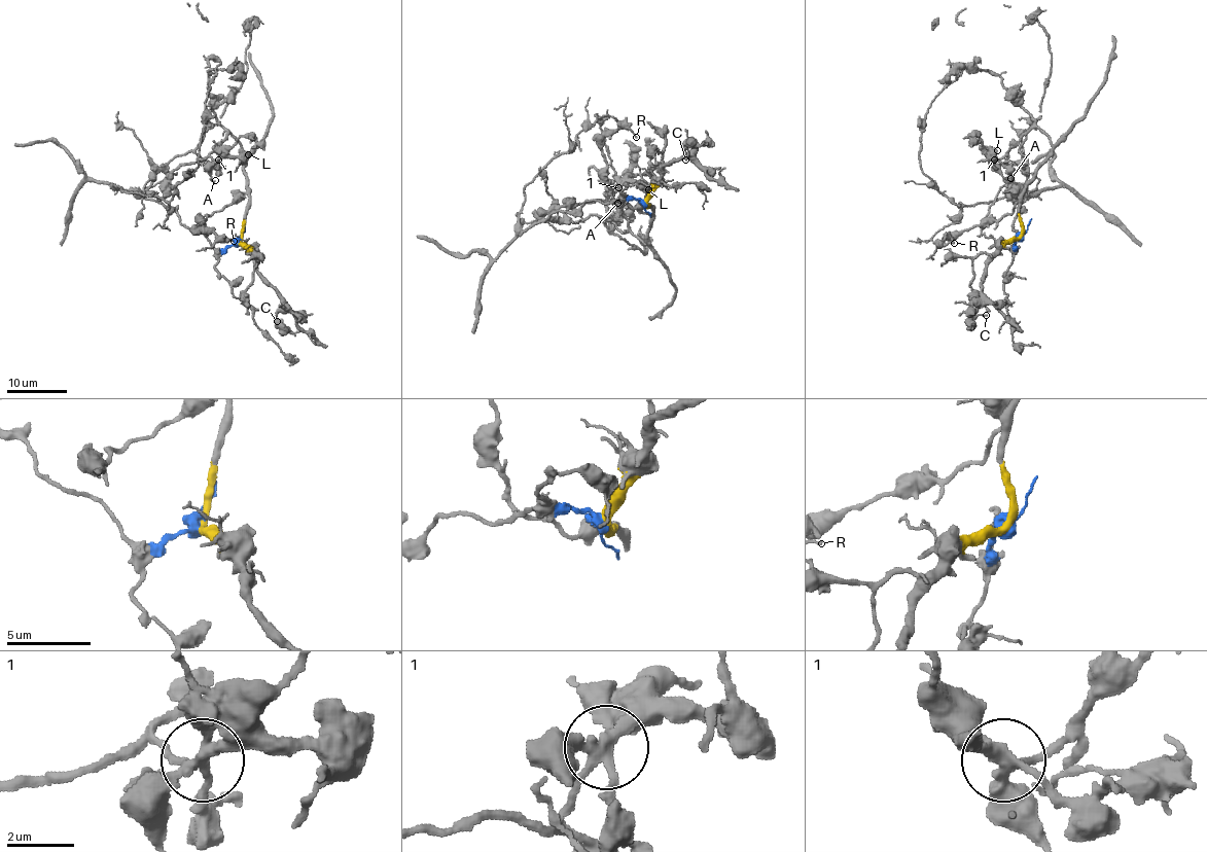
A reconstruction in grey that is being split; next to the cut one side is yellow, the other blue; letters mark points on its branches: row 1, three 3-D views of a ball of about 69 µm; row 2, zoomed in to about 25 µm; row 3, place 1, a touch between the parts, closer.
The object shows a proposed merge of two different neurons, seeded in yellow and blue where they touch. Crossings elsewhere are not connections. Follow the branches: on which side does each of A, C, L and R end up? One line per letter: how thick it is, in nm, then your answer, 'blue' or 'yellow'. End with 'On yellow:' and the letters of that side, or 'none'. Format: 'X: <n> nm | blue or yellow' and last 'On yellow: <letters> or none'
A: 140 nm | yellow
C: 180 nm | yellow
L: 650 nm | yellow
R: 130 nm | yellow
On yellow: A, C, L, R

